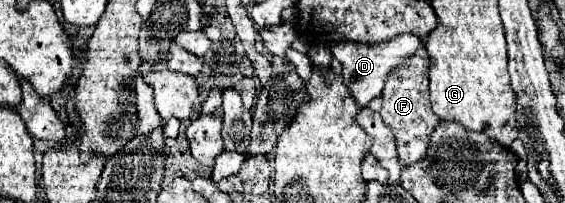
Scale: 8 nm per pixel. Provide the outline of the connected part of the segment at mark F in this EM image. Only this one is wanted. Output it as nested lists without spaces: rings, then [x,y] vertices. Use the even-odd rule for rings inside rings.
[[[418,46],[418,50],[406,58],[402,64],[392,68],[388,74],[388,80],[382,90],[382,118],[384,122],[394,130],[396,134],[396,144],[398,144],[398,156],[400,156],[400,166],[410,166],[412,162],[418,162],[424,158],[430,134],[434,132],[436,124],[440,118],[432,112],[430,100],[428,100],[428,54],[424,46]]]

